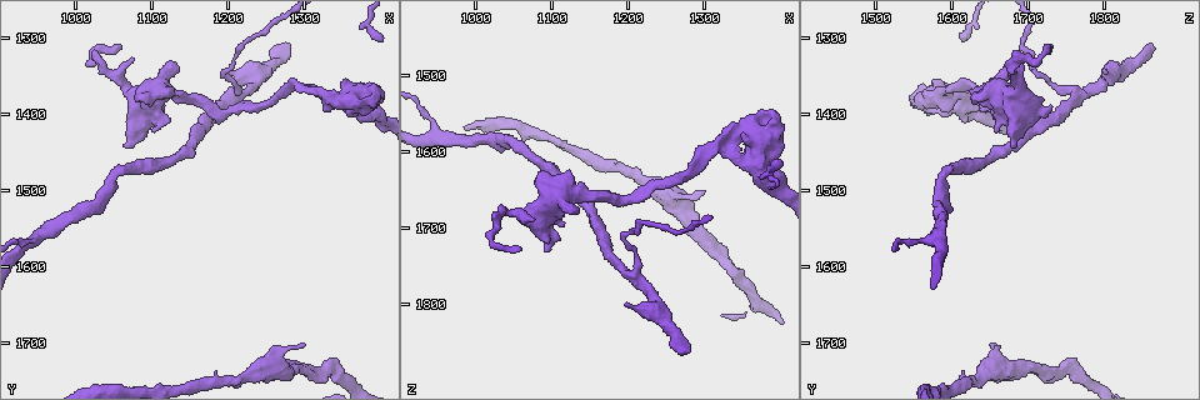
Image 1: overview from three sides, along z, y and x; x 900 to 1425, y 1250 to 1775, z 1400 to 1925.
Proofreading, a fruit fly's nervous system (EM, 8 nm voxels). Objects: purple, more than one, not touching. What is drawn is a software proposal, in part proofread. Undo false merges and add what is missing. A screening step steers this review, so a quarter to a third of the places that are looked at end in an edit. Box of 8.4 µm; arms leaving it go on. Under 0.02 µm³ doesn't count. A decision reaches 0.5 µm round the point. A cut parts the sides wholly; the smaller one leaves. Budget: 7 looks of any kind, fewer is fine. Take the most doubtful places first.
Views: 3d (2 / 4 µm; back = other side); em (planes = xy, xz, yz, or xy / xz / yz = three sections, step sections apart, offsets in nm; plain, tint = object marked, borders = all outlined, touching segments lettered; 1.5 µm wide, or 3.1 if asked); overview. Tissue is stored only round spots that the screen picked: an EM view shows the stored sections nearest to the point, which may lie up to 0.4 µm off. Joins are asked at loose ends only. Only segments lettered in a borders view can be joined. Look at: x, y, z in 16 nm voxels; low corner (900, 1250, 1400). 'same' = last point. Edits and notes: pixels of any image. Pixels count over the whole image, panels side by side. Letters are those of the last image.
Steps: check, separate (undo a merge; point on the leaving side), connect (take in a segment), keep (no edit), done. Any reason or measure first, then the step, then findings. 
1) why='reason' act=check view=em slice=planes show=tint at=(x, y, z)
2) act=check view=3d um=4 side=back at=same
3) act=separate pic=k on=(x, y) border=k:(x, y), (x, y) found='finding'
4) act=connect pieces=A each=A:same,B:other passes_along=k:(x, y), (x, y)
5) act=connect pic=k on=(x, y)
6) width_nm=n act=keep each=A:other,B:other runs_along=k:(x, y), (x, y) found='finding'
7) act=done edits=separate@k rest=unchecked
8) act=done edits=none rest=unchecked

why='branch stops here' act=check view=em slice=yz step=4 show=tint at=(1275, 1305, 1865)

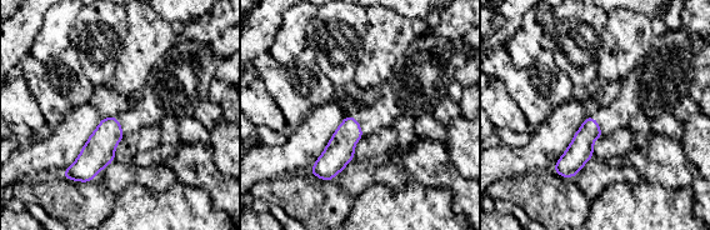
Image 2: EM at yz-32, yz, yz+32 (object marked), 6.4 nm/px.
act=check view=em slice=planes show=borders at=same

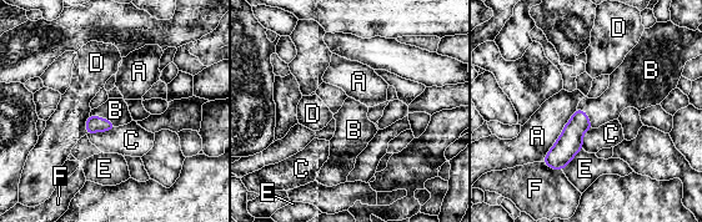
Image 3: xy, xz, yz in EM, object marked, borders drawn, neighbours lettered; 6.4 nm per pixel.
longest_contact=A:420nm act=connect pieces=B each=A:other,B:same,C:other,D:other,E:other,F:other found='it goes on there'

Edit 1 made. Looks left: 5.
why='calibre changes' act=check view=em slice=planes show=borders at=(1260, 1735, 1665)

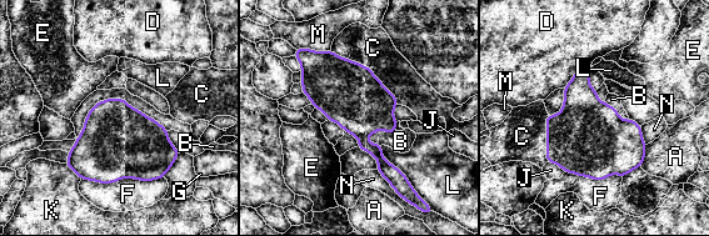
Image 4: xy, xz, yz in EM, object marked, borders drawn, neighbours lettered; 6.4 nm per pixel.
width_nm=480 act=keep each=A:other,B:other,C:other,D:other,E:other,F:other,G:other,J:other,K:other,L:other,M:other,N:other border=4:(395, 130), (377, 130), (365, 141) found='continuous, no second neuron'

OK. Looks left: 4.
act=done edits=connect@3 rest=unchecked

